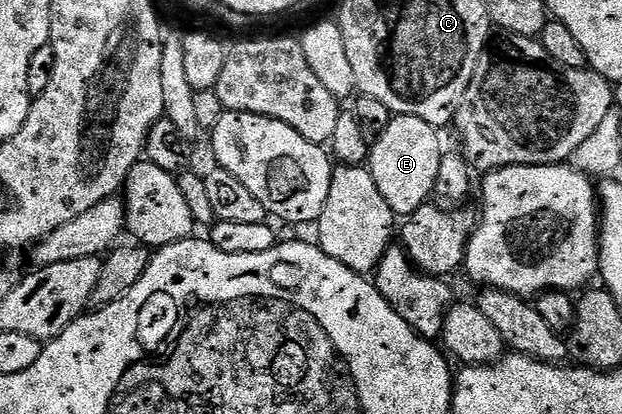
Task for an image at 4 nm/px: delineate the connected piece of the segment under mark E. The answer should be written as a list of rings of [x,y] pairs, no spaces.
[[[395,116],[391,125],[378,133],[372,143],[369,167],[377,182],[377,190],[381,190],[381,198],[389,202],[396,217],[411,216],[421,205],[432,199],[437,170],[441,170],[441,158],[445,151],[439,136],[437,129],[421,118]]]

